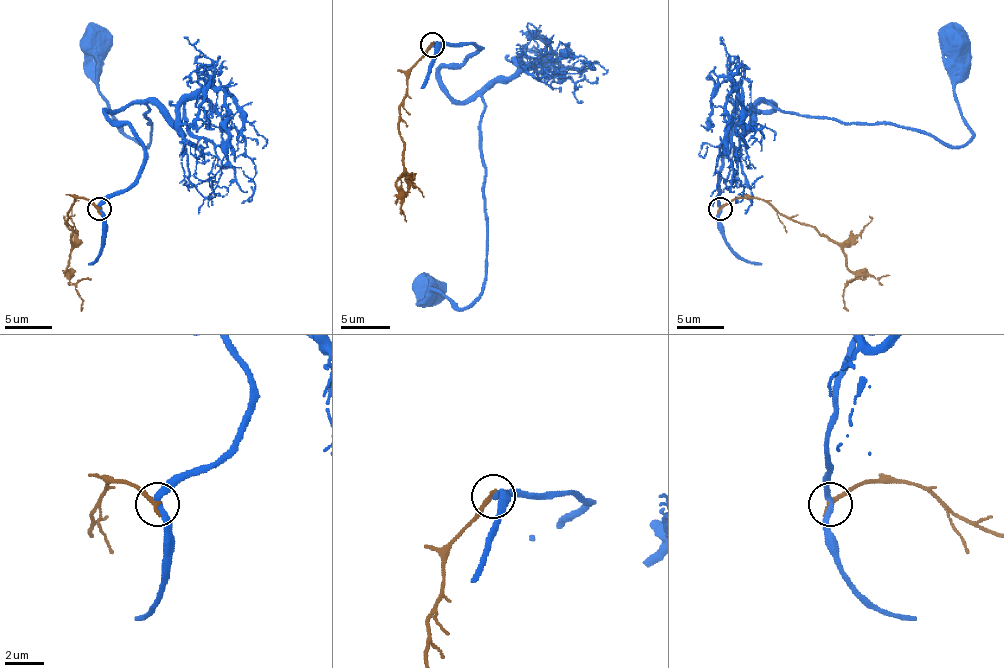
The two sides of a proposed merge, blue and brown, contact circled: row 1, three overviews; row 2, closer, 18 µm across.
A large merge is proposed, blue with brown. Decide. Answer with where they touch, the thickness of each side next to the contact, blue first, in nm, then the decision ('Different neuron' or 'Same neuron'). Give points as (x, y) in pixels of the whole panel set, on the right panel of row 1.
Place: (720, 209). Thickness 300 nm (blue) against 260 nm. Different neuron

